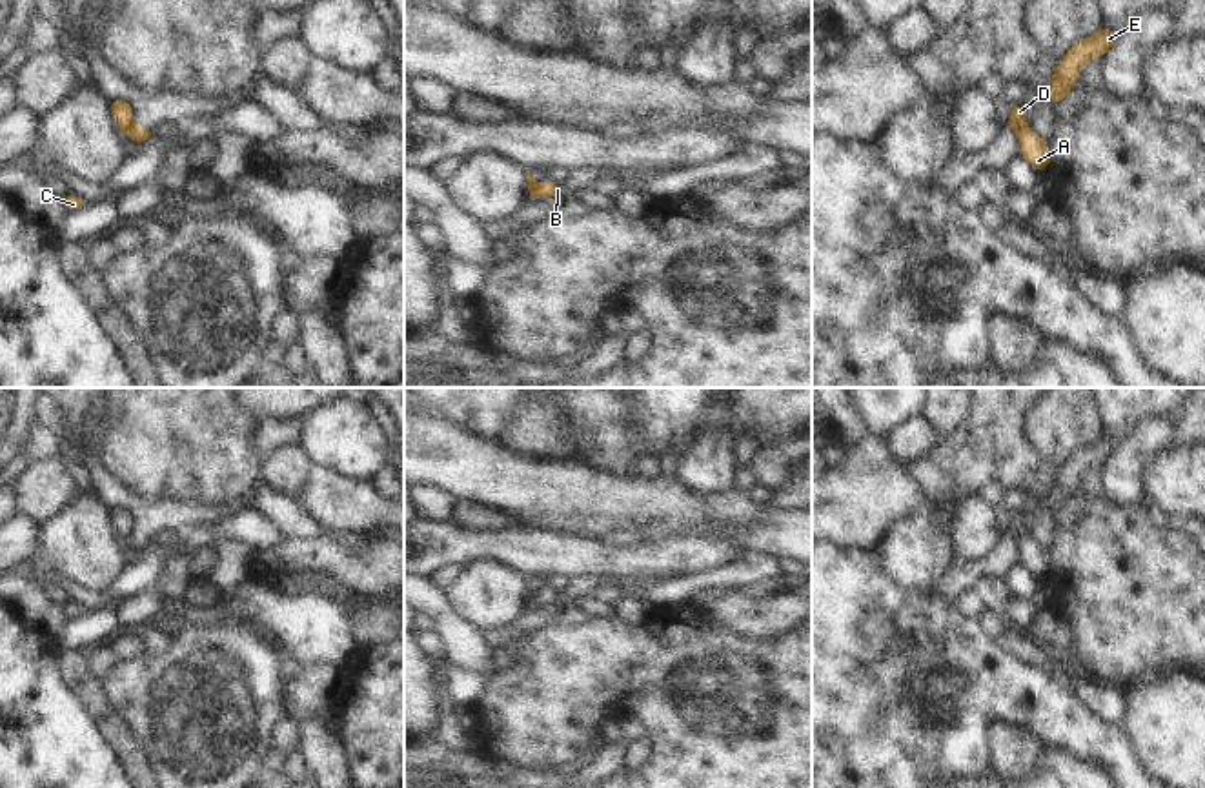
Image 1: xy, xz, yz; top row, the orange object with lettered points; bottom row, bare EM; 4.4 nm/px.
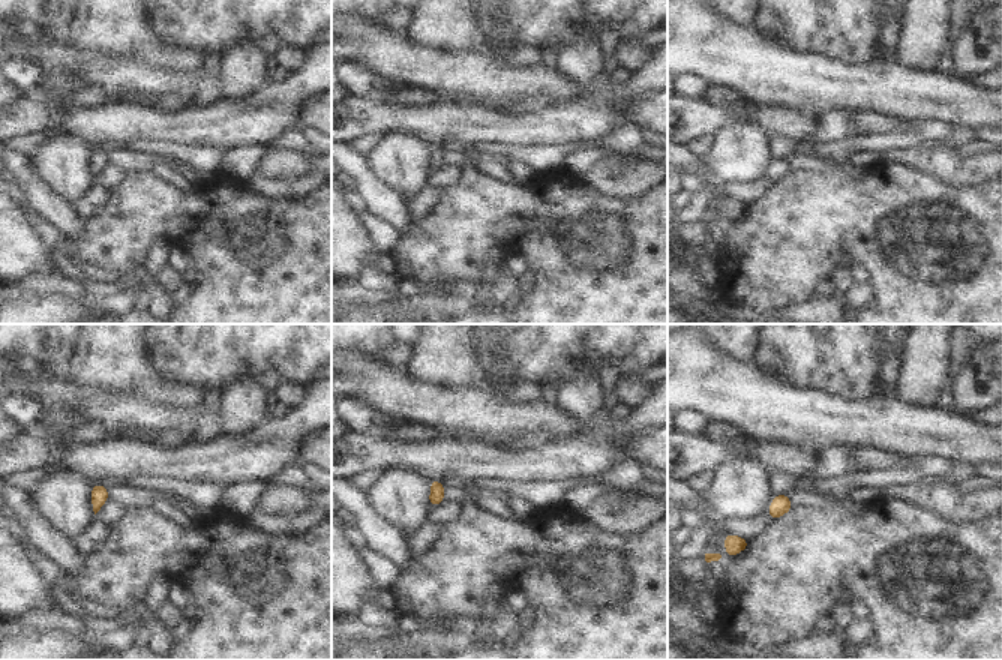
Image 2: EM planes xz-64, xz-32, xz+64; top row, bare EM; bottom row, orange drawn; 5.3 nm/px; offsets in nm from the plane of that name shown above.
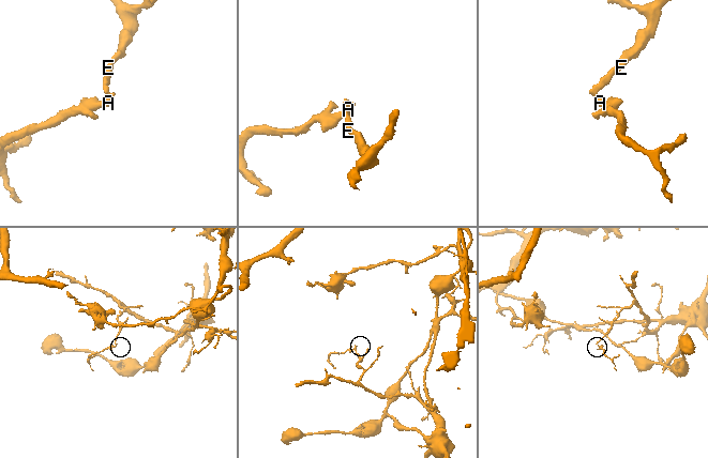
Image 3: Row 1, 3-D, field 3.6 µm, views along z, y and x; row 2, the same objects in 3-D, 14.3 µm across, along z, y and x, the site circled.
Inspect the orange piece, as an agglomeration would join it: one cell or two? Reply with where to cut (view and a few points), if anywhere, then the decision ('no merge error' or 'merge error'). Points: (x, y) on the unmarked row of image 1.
yz (1025, 534), (1016, 537) | merge error

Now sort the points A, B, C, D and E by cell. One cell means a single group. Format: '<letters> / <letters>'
A B C / D E

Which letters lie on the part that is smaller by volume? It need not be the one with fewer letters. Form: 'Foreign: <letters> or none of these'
Foreign: A, B, C

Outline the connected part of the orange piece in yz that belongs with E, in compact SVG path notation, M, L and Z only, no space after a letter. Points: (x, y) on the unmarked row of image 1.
M1099 435L1094 444L1079 448L1059 470L1052 488L1039 497L1041 506L1050 511L1063 508L1074 497L1083 473L1105 462L1118 446L1119 442L1110 440L1109 435Z

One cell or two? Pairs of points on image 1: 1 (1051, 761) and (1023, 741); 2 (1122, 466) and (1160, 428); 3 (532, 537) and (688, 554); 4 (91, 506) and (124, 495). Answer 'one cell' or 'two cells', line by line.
1: two cells
2: one cell
3: one cell
4: two cells

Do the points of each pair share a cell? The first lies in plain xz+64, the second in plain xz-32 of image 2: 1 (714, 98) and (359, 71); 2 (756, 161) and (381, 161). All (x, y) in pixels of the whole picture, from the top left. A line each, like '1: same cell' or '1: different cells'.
1: different cells
2: same cell

